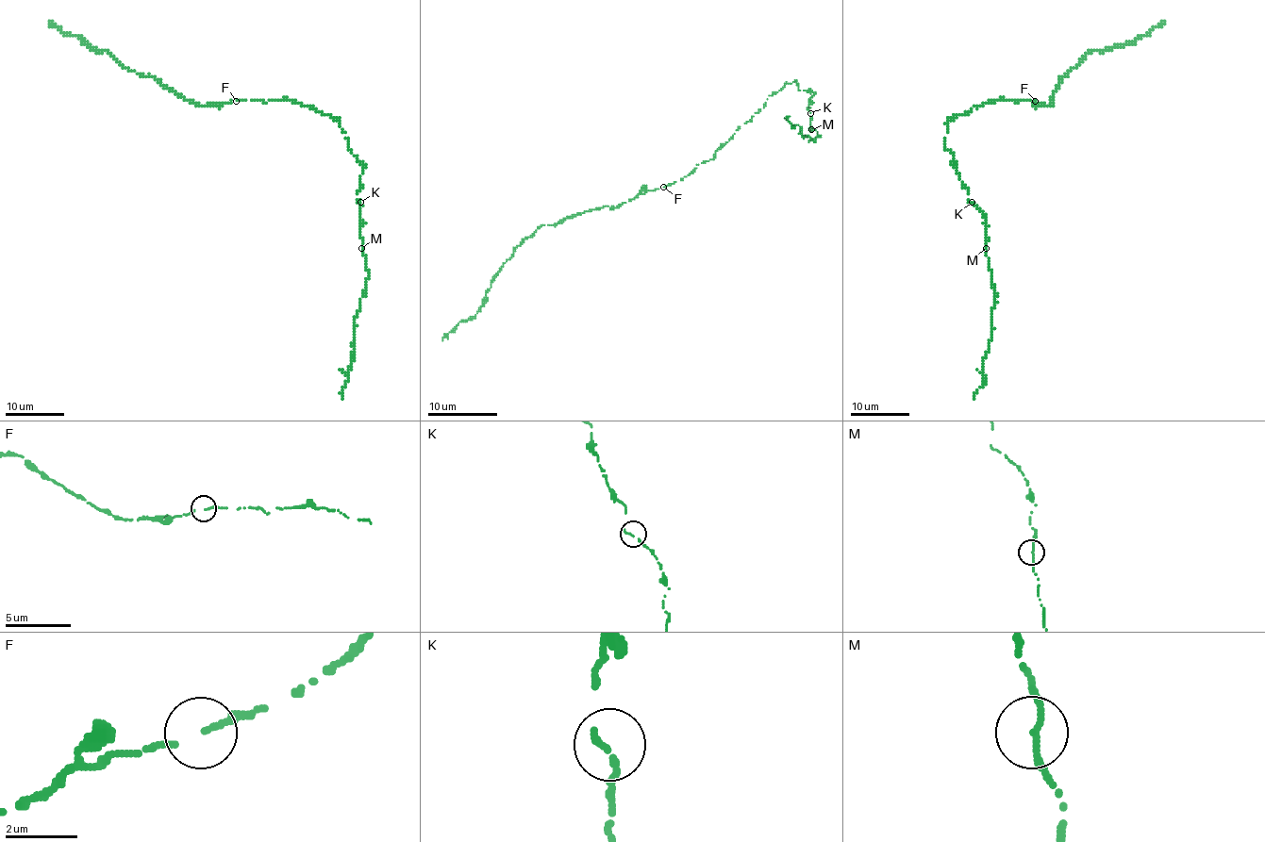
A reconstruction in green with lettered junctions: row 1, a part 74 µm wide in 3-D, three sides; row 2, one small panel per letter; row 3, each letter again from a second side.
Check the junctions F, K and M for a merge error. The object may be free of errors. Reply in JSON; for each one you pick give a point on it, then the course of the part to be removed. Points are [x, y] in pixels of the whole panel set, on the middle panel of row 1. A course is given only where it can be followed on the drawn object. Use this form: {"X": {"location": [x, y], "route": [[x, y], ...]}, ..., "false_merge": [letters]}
{"false_merge": []}

